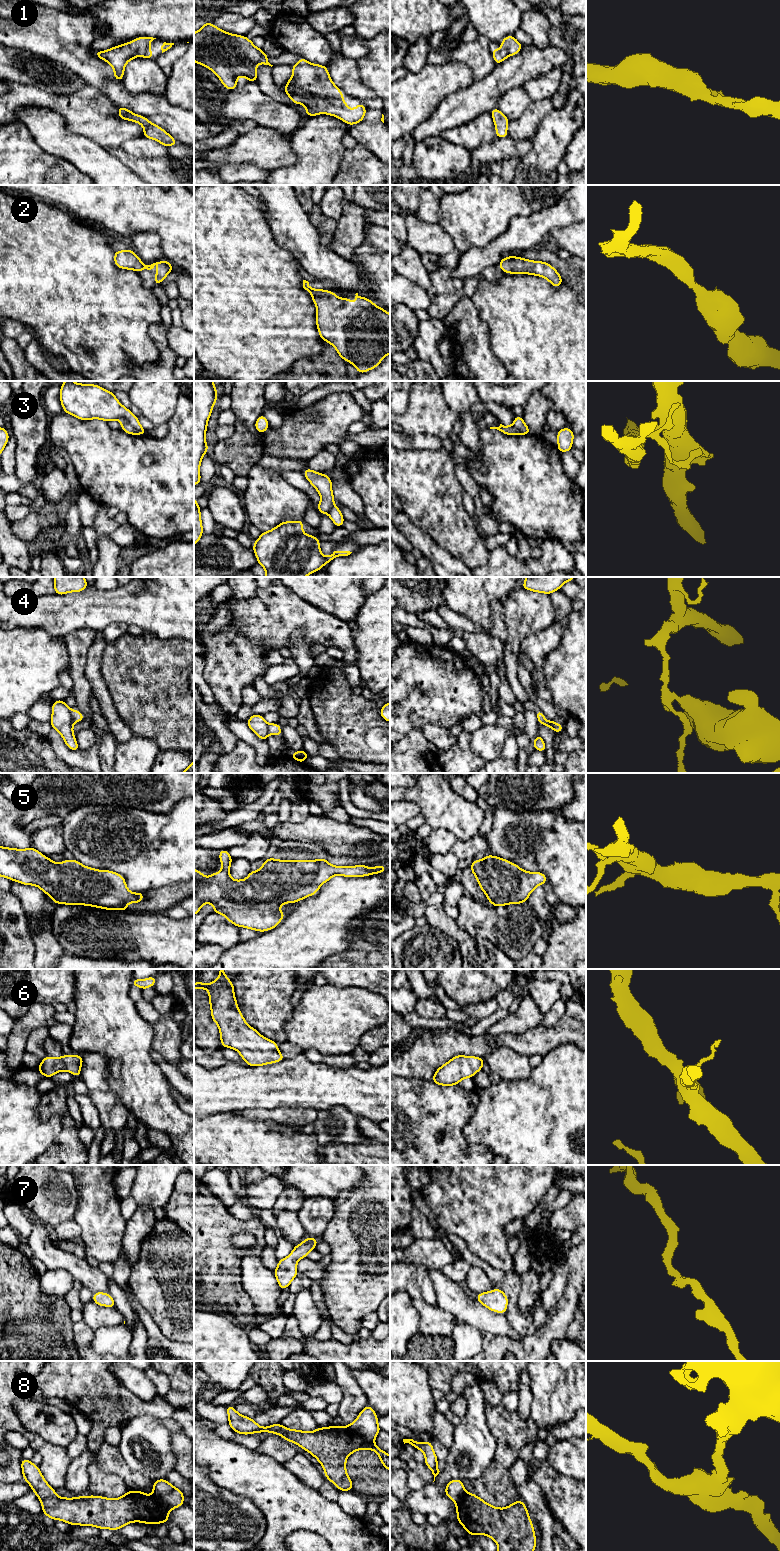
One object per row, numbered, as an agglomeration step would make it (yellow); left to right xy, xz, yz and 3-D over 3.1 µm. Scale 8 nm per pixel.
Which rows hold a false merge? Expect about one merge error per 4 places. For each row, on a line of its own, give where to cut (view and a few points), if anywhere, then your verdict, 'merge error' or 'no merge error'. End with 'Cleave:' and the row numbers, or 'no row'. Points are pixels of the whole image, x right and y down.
1: no cut; no merge error
2: no cut; no merge error
3: cut in xy along (123, 420), (127, 421), (137, 433); merge error
4: cut in xy along (70, 710), (73, 721); merge error
5: no cut; no merge error
6: no cut; no merge error
7: no cut; no merge error
8: cut in xz along (348, 1425), (367, 1440), (373, 1441); merge error
Cleave: 3, 4, 8

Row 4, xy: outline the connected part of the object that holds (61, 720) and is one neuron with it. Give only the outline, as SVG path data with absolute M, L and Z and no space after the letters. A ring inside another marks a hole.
M56 700L52 704L50 723L52 728L61 734L64 742L70 750L81 750L73 734L74 721L71 714L71 708L66 705L64 700Z

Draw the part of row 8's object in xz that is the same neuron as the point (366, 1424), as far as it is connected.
M369 1404L359 1413L356 1420L348 1426L369 1442L374 1441L381 1431L378 1425L378 1416Z

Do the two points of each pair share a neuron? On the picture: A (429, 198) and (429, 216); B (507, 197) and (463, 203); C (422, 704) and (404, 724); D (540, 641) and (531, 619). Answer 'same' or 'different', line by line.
A: same
B: same
C: same
D: different

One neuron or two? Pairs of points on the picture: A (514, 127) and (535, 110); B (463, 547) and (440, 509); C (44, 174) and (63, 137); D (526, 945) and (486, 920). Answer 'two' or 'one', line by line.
A: one
B: one
C: two
D: one

